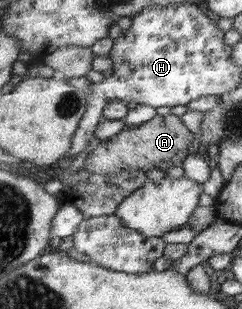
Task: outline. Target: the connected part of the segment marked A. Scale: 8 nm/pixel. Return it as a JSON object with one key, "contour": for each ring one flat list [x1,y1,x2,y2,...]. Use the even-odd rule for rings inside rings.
{"contour":[[172,114,158,115,146,124,129,127,119,135,116,135,116,137,100,142,100,144,87,155,84,167,92,173,100,174,120,173,126,169,140,170,144,172,152,171,152,169,161,169,166,172,172,167,172,165,181,166,182,163,184,163,186,157,192,153,190,146,193,145,192,143,194,143,195,137,196,133,190,130,186,126,186,123,182,122,182,117,176,117,176,115]]}

